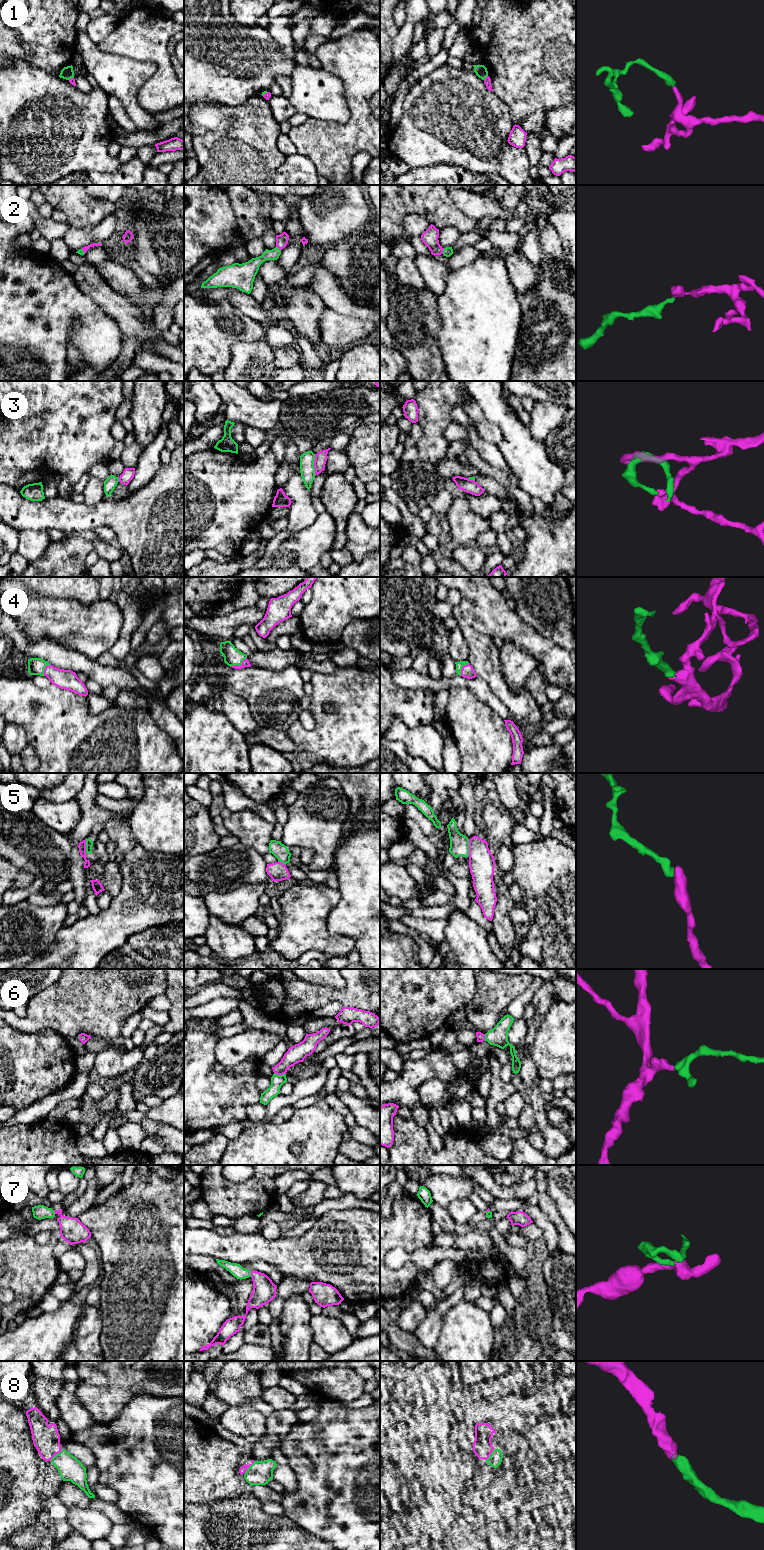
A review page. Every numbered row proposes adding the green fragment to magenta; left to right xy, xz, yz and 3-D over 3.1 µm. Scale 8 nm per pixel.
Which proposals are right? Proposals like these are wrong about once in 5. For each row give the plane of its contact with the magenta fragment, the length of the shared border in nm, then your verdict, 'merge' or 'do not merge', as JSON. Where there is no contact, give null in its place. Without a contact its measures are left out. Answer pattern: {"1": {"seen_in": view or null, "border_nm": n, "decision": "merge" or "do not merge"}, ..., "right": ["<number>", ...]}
{"1": {"seen_in": "yz", "border_nm": 50, "decision": "merge"}, "2": {"seen_in": "yz", "border_nm": 50, "decision": "merge"}, "3": {"seen_in": "xz", "border_nm": 180, "decision": "merge"}, "4": {"seen_in": "xz", "border_nm": 150, "decision": "merge"}, "5": {"seen_in": "yz", "border_nm": 140, "decision": "do not merge"}, "6": {"seen_in": "xz", "border_nm": 100, "decision": "merge"}, "7": {"seen_in": "xz", "border_nm": 50, "decision": "do not merge"}, "8": {"seen_in": "xy", "border_nm": 130, "decision": "merge"}, "right": ["1", "2", "3", "4", "6", "8"]}

